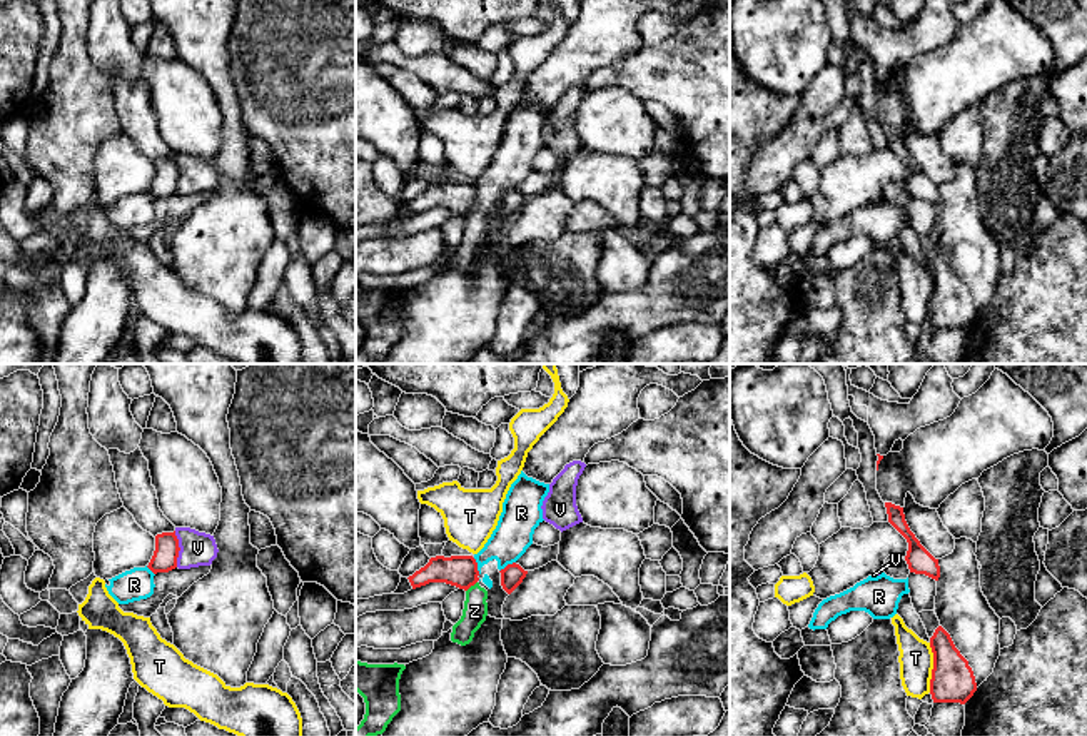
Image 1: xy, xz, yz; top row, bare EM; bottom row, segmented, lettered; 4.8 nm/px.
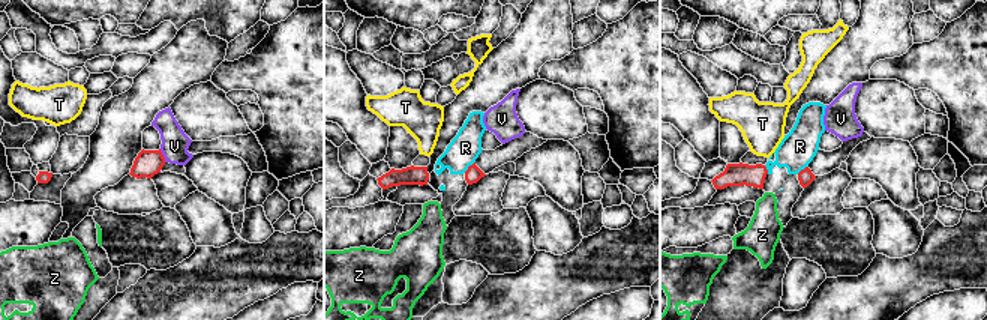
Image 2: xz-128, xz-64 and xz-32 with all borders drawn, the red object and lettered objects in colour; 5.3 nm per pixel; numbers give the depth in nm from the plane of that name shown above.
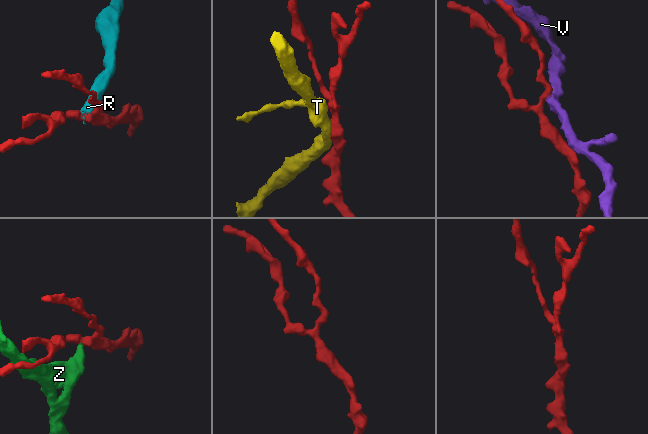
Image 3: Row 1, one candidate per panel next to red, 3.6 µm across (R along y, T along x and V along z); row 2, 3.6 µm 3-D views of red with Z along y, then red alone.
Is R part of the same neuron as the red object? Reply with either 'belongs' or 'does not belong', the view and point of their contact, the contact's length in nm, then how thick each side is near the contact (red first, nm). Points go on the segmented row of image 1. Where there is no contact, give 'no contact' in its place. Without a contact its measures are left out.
does not belong; meets red in xz at (476, 566); contact 90 nm long; 160 nm thick on the red side, 190 nm on the other

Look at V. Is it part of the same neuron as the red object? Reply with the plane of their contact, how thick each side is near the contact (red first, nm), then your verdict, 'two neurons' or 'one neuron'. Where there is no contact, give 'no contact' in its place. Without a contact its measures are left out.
xy | 120/160 nm | two neurons

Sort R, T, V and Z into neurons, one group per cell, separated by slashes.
R Z / T / V

